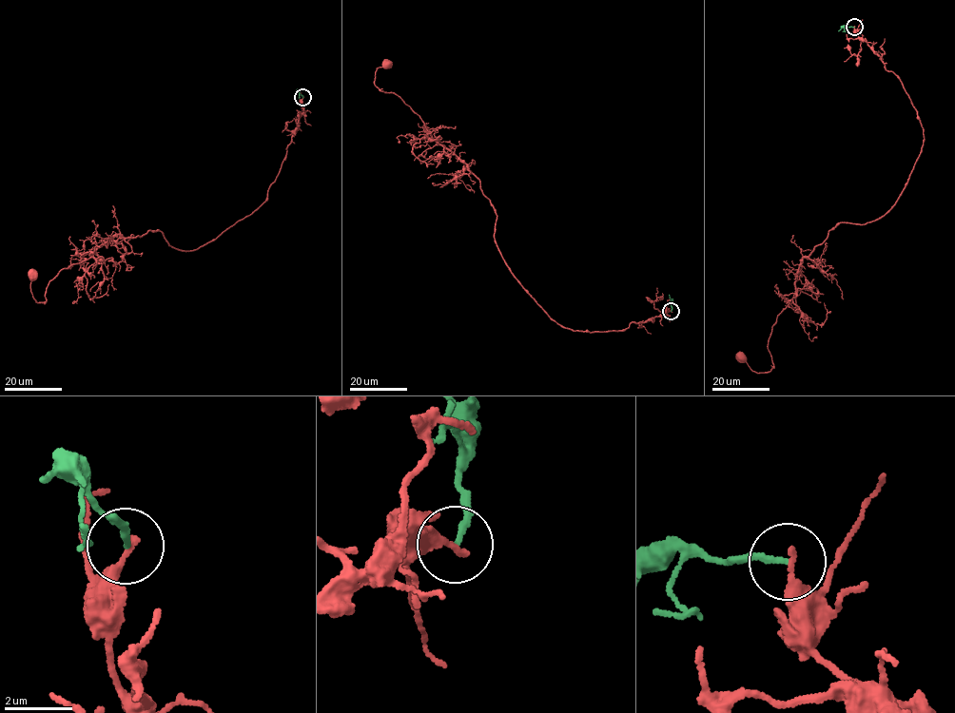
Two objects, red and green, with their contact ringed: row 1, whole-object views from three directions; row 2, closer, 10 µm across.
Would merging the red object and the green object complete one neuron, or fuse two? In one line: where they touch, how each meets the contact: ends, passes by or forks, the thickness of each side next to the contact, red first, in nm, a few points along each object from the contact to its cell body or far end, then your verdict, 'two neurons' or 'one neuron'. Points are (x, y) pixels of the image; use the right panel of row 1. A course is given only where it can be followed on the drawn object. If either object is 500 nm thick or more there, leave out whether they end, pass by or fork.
at (854, 27); red ends there; green ends there; 260 nm thick on the red side, 170 nm on the other; red runs (854, 27), (916, 109), (920, 155), (886, 213), (837, 223), (804, 258), (769, 337), (770, 371), (742, 356); green runs (854, 28), (841, 28), (838, 31); two neurons

